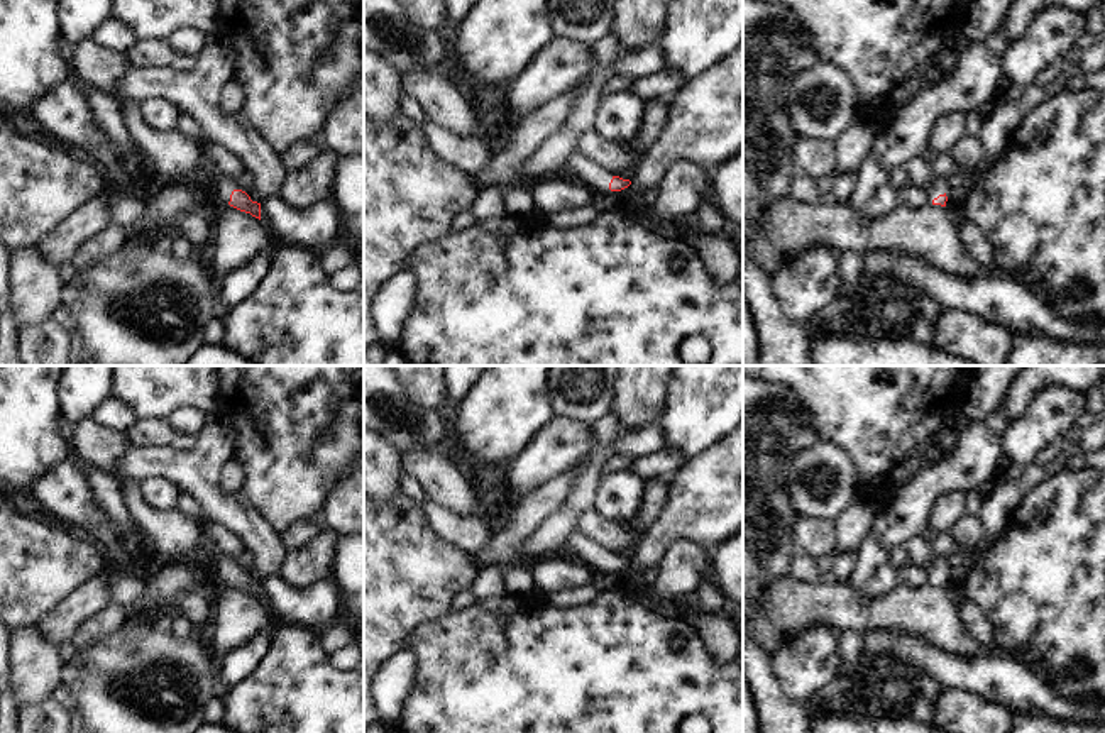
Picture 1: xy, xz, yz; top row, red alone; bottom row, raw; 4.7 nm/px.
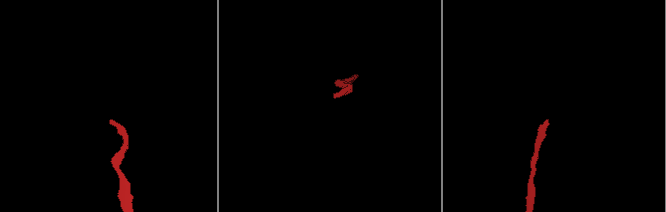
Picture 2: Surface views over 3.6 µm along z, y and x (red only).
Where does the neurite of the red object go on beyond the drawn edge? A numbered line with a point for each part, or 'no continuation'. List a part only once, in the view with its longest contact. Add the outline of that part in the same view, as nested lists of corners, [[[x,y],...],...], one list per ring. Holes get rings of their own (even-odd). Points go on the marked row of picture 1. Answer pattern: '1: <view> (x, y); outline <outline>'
1: xy (176, 159); outline [[[125,100],[120,107],[125,127],[152,168],[154,185],[191,185],[206,200],[228,203],[234,191],[230,178],[208,169],[200,142],[176,132],[159,132],[142,118],[140,103]]]

